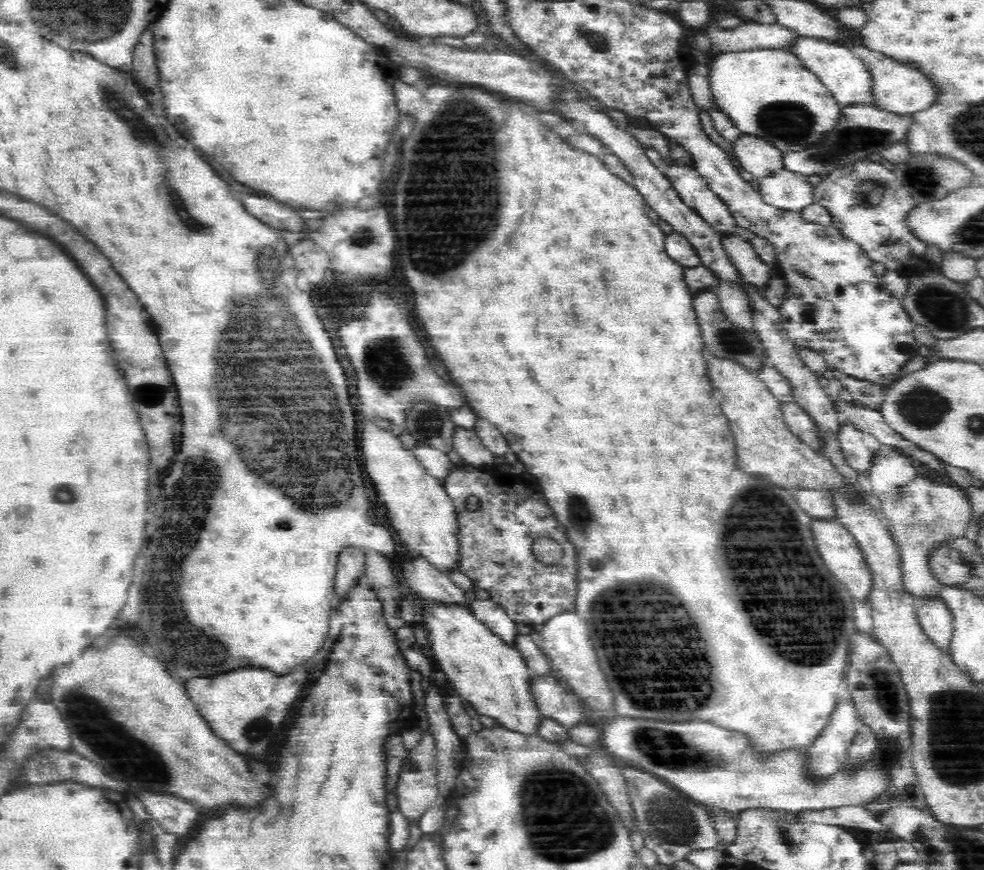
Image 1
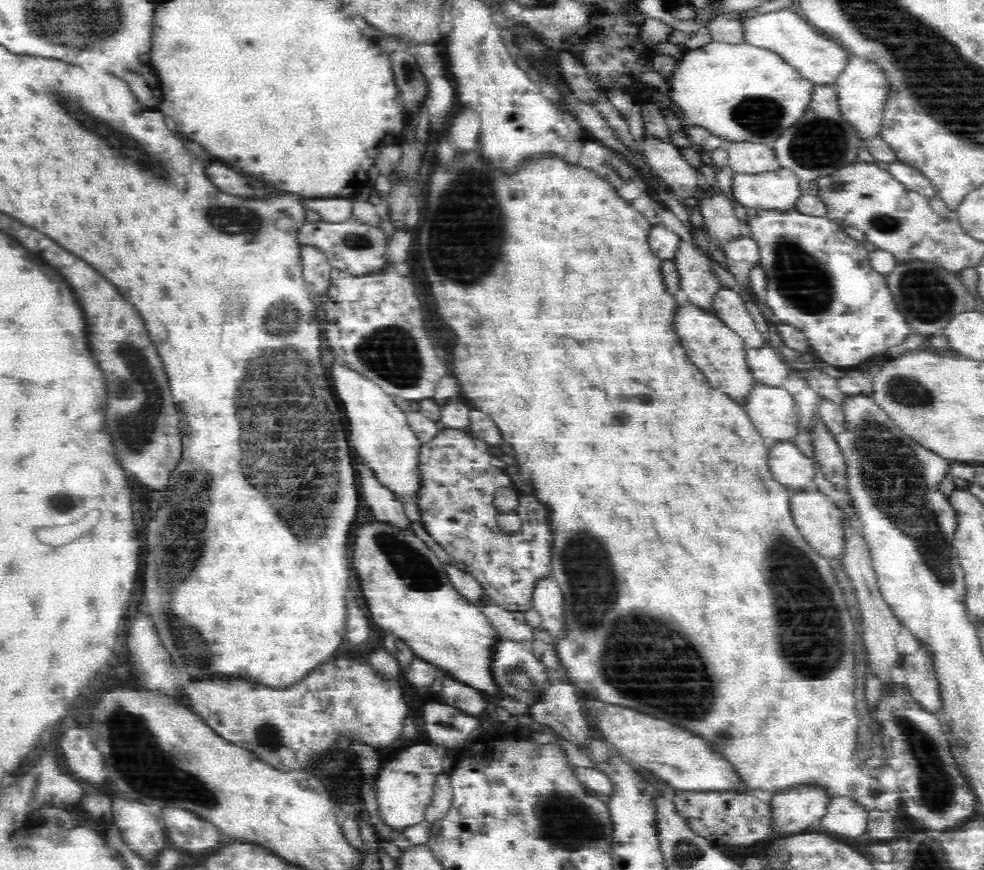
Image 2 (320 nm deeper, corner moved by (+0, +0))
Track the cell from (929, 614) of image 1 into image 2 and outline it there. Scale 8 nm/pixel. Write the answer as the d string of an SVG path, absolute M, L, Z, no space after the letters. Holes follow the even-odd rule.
M919 640L916 652L903 655L898 664L906 672L910 694L926 711L936 712L942 708L940 681L935 671L933 652Z

